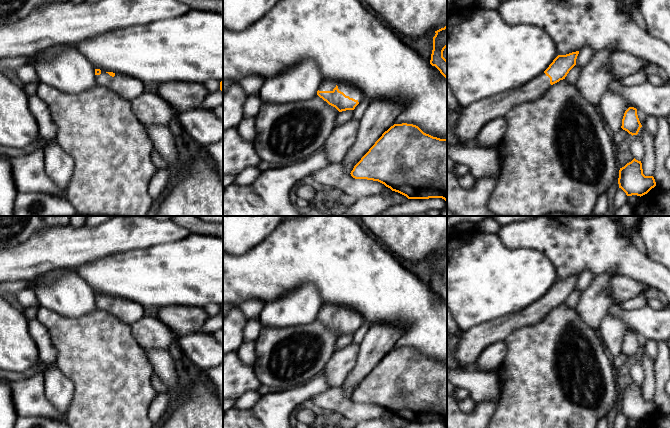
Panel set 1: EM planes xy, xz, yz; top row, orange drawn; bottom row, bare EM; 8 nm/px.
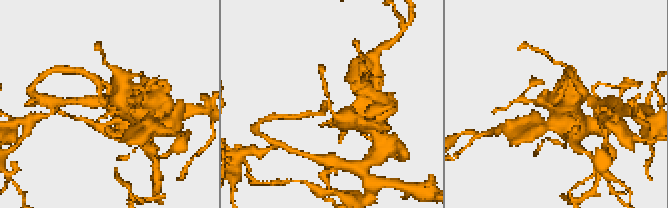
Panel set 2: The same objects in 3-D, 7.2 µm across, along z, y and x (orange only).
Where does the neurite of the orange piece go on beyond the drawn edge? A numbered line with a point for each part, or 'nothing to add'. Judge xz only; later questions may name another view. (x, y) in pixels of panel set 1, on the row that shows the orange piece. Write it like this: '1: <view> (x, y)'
1: xz (327, 85)

